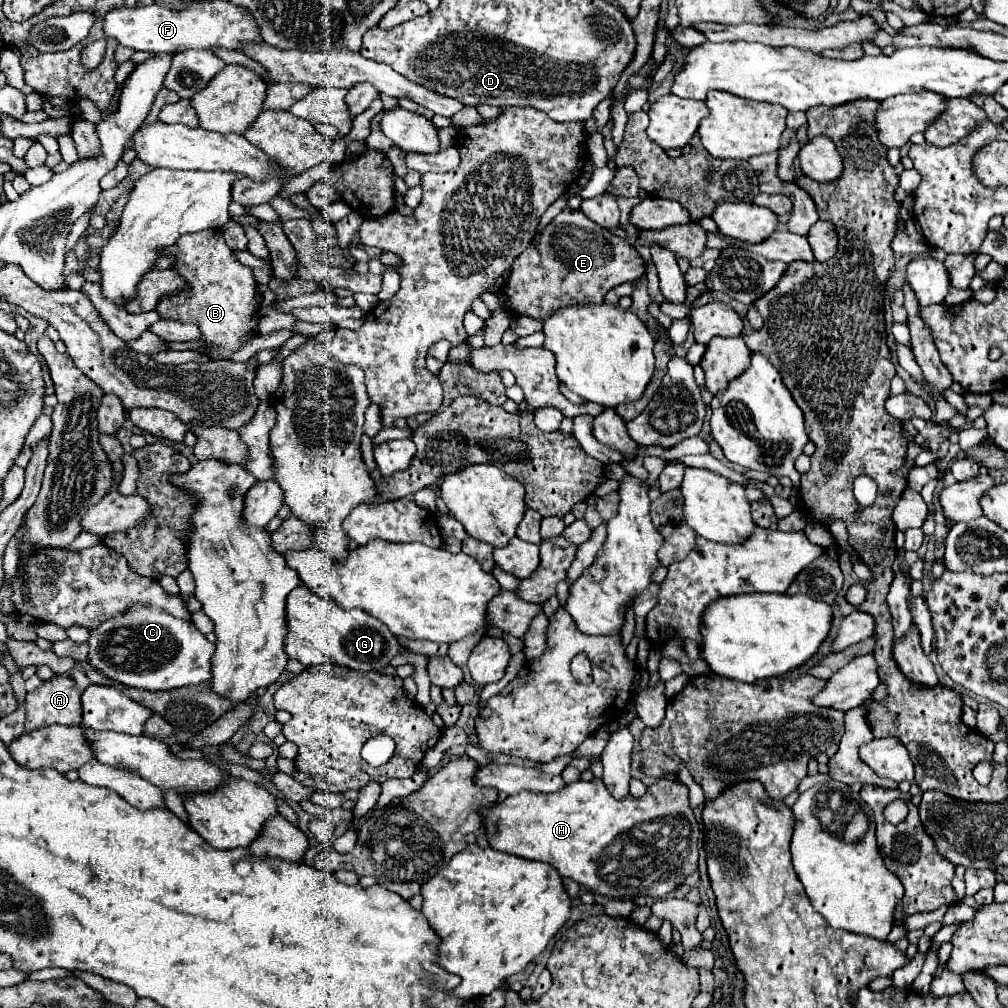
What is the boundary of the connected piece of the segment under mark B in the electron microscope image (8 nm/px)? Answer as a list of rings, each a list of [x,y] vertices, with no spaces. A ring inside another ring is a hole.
[[[220,230],[184,234],[174,246],[164,250],[164,254],[178,256],[174,268],[190,284],[190,294],[170,296],[156,306],[164,318],[196,324],[204,334],[204,342],[218,346],[216,350],[208,350],[208,354],[216,358],[230,356],[242,346],[240,340],[248,332],[258,332],[258,308],[254,306],[256,280],[252,268],[246,268],[232,258],[232,252],[226,246]]]

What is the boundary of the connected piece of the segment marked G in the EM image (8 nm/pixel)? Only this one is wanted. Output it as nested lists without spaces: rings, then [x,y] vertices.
[[[298,586],[286,598],[286,654],[304,666],[318,664],[338,664],[360,672],[380,672],[390,666],[392,658],[408,652],[396,638],[390,634],[388,626],[378,622],[374,616],[364,610],[342,610],[332,598],[314,594],[306,586]]]

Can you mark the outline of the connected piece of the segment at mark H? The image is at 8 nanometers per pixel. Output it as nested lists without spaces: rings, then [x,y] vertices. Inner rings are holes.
[[[594,778],[590,782],[578,780],[550,794],[520,792],[516,796],[508,796],[504,802],[484,810],[482,816],[494,850],[552,864],[560,876],[572,878],[592,892],[614,900],[632,900],[636,896],[666,898],[666,894],[674,892],[698,870],[700,828],[688,802],[688,786],[676,778],[660,778],[656,784],[648,786],[642,798],[628,794],[620,800],[612,798],[602,778]]]

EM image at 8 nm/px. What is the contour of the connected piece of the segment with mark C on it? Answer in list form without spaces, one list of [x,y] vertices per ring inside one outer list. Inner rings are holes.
[[[134,606],[122,616],[106,620],[92,630],[88,644],[88,662],[104,676],[130,688],[170,690],[210,680],[210,658],[214,654],[214,644],[210,644],[192,622],[180,622],[180,618],[152,606]]]

